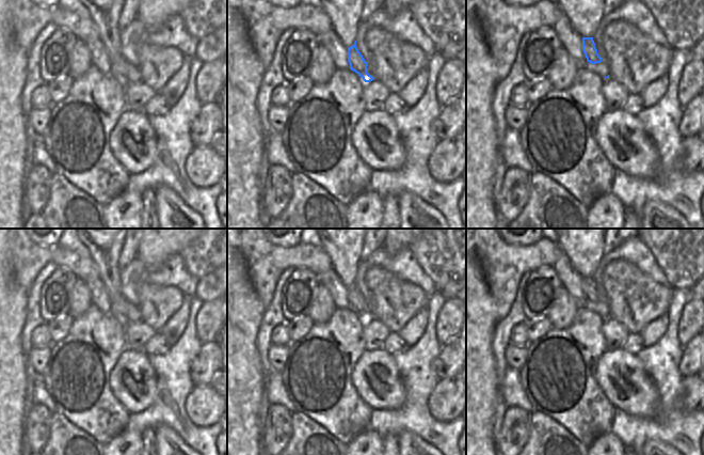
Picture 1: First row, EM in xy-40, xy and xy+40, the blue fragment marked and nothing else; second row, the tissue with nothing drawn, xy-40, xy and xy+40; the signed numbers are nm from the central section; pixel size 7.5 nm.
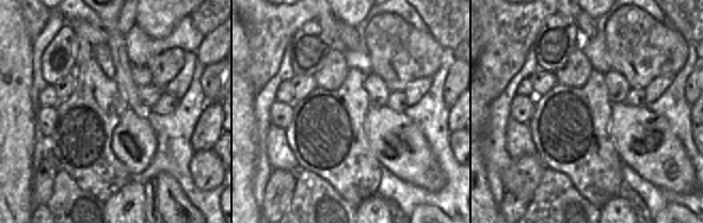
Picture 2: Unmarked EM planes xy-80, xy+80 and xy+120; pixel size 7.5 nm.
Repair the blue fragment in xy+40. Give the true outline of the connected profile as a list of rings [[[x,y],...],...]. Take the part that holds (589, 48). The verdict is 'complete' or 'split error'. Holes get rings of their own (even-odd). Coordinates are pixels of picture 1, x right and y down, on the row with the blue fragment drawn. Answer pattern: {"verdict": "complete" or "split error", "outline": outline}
{"verdict": "complete", "outline": [[[582,37],[582,51],[588,62],[592,64],[602,62],[602,58],[597,53],[593,37]]]}

